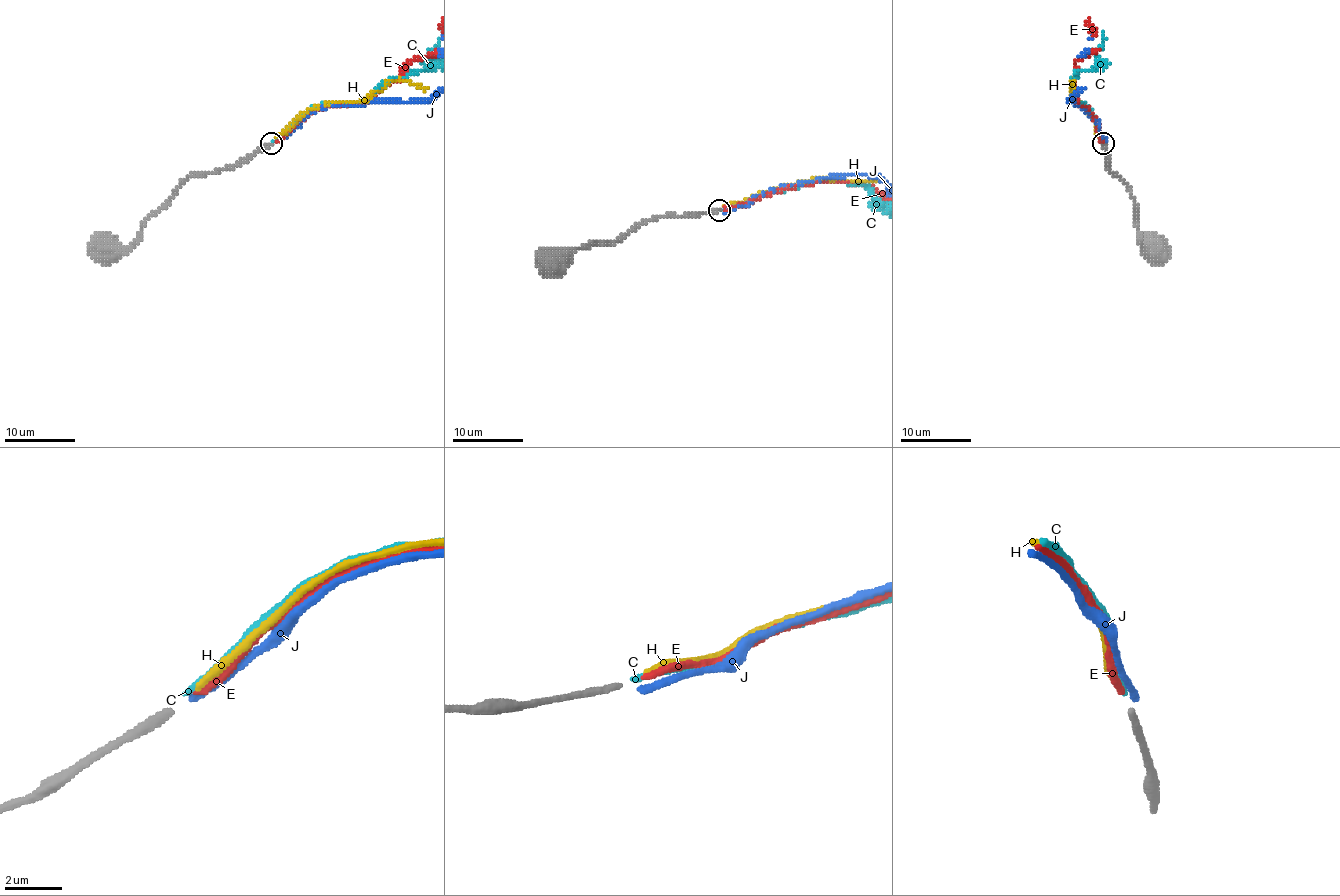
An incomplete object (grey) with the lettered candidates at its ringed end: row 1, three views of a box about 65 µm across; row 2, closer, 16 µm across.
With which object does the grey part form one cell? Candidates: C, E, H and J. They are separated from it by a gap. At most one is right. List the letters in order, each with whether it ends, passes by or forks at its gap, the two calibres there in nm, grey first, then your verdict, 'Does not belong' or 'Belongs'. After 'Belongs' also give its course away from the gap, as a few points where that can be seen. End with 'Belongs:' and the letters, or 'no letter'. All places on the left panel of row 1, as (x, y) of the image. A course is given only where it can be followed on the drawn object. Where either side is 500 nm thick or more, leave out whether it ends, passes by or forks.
C: It ends there. Thickness 280 nm (grey) against 200 nm. Does not belong
E: It ends there. Thickness 280 nm (grey) against 240 nm. Belongs
H: It ends there. Thickness 280 nm (grey) against 190 nm. Does not belong
J: It ends there. Thickness 280 nm (grey) against 240 nm. Does not belong
Belongs: E

